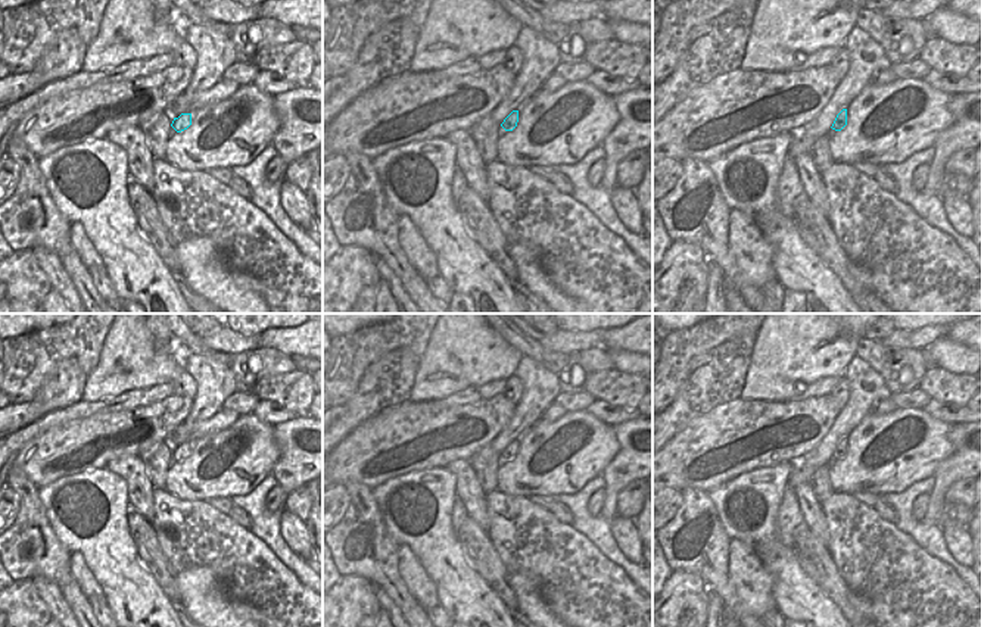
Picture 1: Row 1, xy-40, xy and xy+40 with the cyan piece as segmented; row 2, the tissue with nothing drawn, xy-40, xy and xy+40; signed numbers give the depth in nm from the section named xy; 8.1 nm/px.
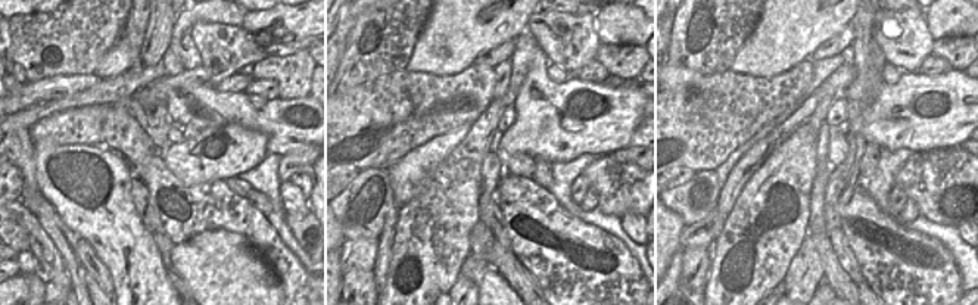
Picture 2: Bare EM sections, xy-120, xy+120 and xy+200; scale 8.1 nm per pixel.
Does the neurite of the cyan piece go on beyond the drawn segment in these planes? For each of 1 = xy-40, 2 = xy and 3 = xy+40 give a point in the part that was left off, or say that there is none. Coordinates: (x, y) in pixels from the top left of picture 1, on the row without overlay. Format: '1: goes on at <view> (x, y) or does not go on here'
1: does not go on here
2: does not go on here
3: does not go on here

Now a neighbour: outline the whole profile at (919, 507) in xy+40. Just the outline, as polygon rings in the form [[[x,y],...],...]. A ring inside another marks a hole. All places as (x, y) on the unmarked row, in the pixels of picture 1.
[[[919,495],[912,505],[912,517],[922,521],[929,503],[929,495]]]

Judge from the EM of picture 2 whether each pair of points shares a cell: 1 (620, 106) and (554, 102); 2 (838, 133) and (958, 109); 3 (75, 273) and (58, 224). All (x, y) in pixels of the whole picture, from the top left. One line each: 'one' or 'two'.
1: one
2: two
3: one

